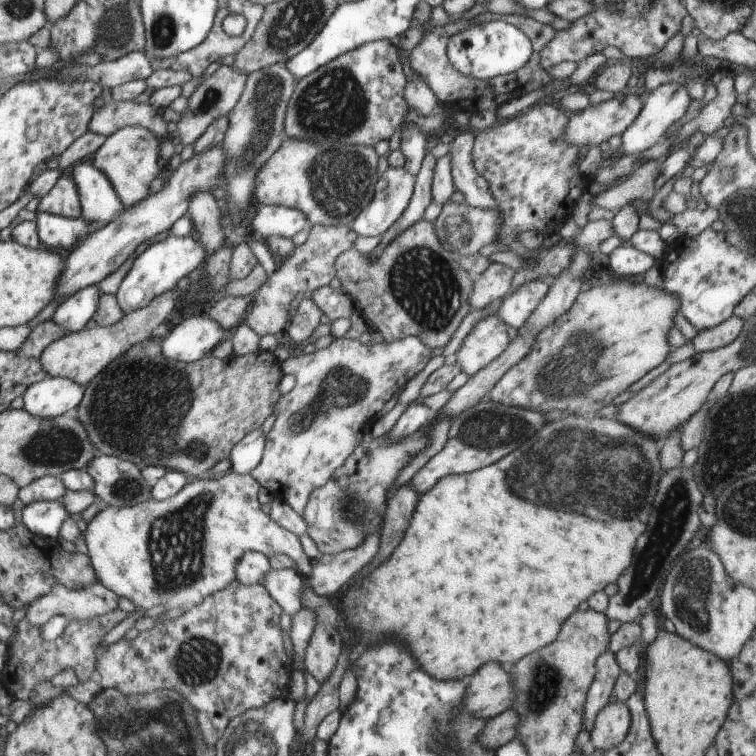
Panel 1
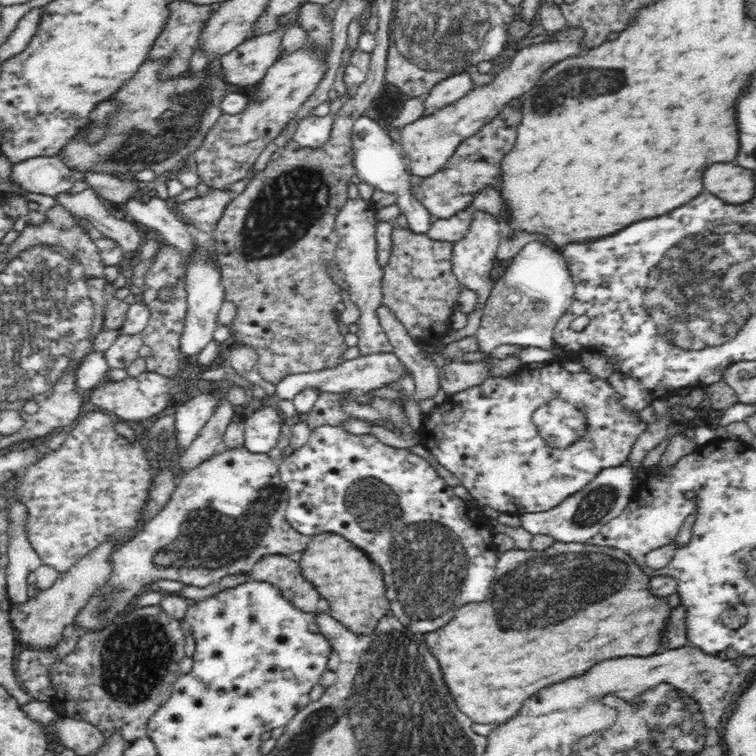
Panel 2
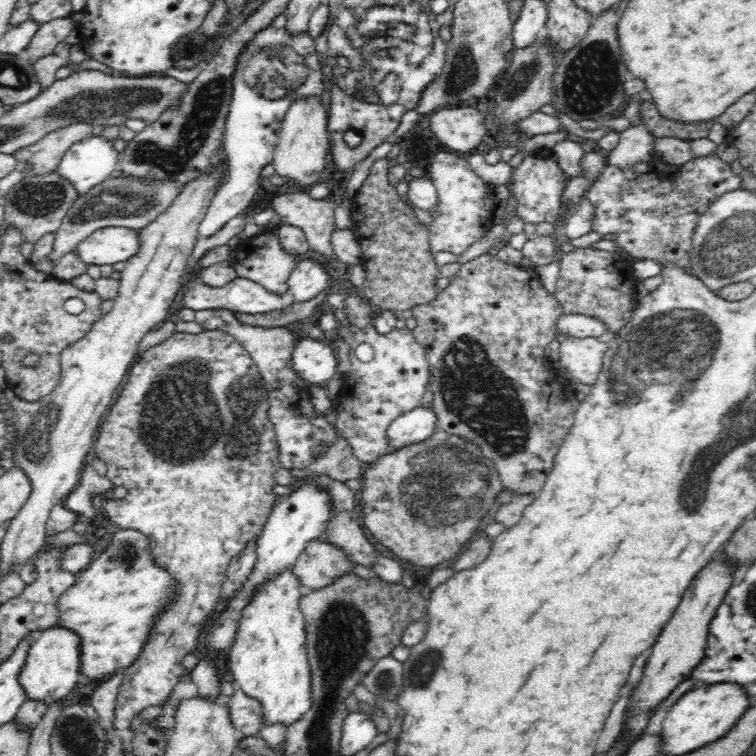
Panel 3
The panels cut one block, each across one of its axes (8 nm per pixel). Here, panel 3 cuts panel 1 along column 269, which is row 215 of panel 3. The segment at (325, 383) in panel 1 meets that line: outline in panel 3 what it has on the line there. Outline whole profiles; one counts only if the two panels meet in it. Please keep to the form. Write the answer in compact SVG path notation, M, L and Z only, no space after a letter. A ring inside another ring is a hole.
M441 151L434 156L428 166L429 178L438 191L438 204L436 208L428 210L433 217L428 227L433 254L438 252L450 252L460 255L468 248L480 241L491 224L491 216L494 211L493 186L486 184L468 164L463 157L454 153Z

